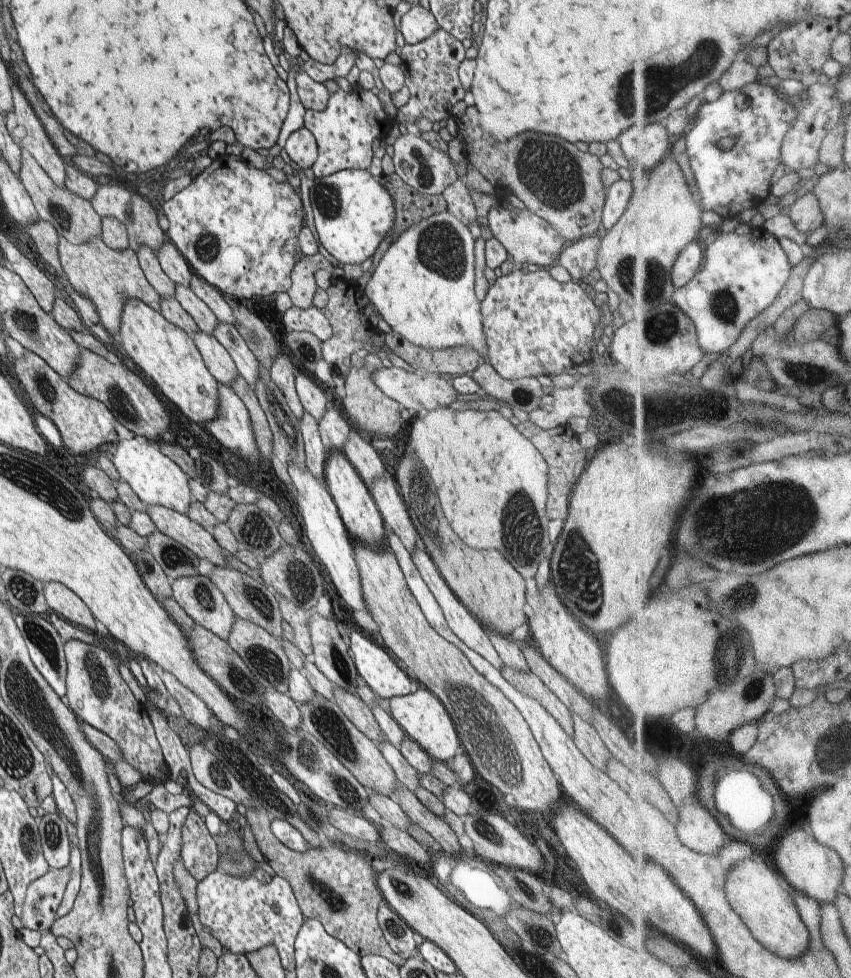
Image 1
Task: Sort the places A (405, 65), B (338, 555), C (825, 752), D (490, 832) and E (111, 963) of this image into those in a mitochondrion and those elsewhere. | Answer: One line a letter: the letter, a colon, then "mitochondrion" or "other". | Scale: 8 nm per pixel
A: other
B: other
C: mitochondrion
D: mitochondrion
E: mitochondrion

